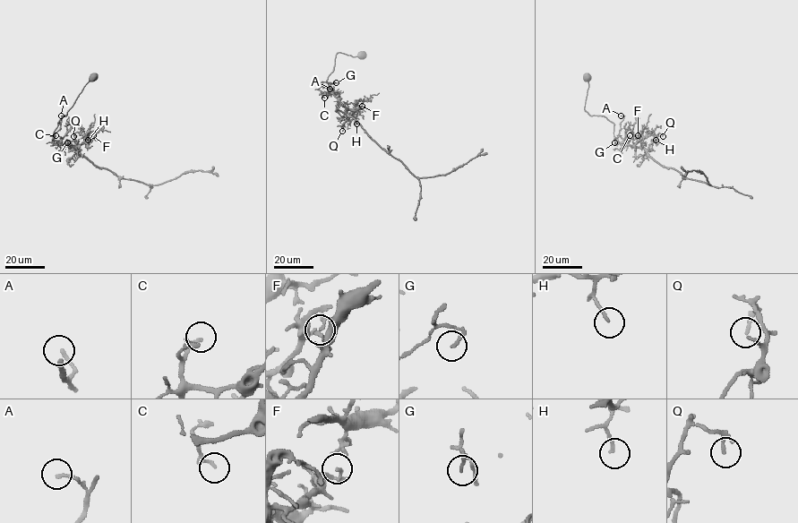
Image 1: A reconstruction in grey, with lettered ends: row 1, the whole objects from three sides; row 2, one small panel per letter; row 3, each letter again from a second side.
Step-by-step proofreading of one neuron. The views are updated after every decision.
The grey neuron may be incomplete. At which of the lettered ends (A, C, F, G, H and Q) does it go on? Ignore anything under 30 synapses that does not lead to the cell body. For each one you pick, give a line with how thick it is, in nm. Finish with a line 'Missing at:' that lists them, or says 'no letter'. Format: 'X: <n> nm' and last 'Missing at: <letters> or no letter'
Missing at: no letter

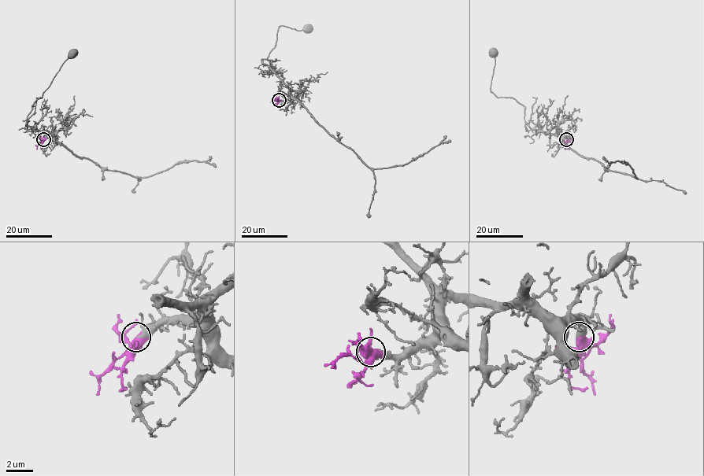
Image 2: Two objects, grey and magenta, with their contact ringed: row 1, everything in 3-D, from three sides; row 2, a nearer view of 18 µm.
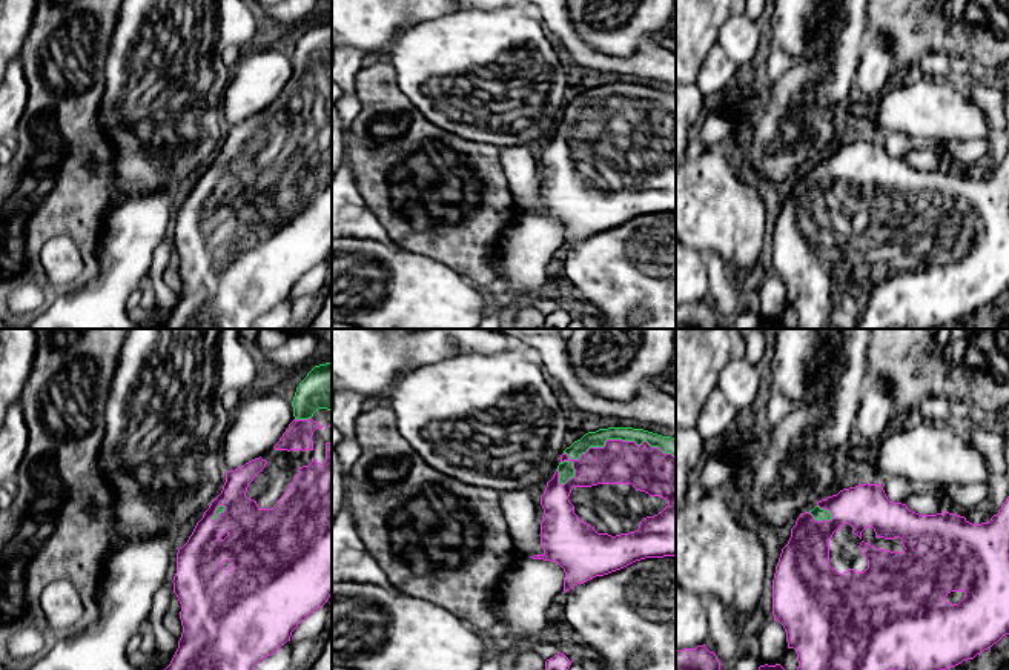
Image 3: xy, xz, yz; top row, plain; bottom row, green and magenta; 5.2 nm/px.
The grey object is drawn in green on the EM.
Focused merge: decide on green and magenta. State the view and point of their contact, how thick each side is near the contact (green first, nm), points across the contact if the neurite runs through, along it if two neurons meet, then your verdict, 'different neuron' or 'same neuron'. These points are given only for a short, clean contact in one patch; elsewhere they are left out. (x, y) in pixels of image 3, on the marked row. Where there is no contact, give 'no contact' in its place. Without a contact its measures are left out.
meets green in xz at (607, 438); 90 nm thick on the green side, 220 nm on the other; same neuron

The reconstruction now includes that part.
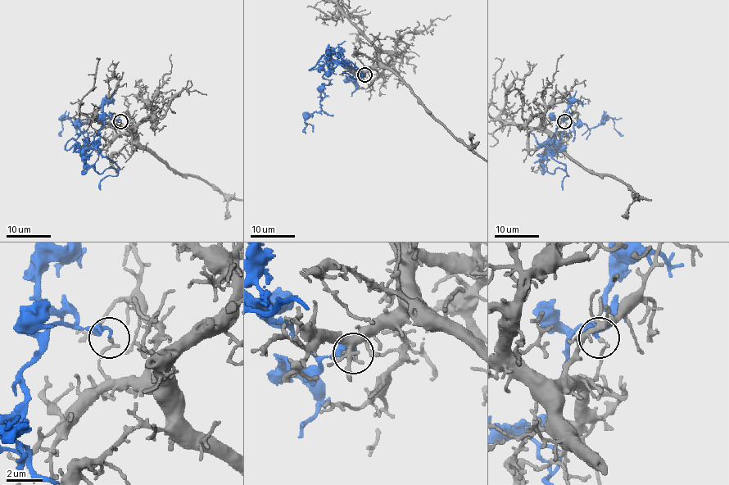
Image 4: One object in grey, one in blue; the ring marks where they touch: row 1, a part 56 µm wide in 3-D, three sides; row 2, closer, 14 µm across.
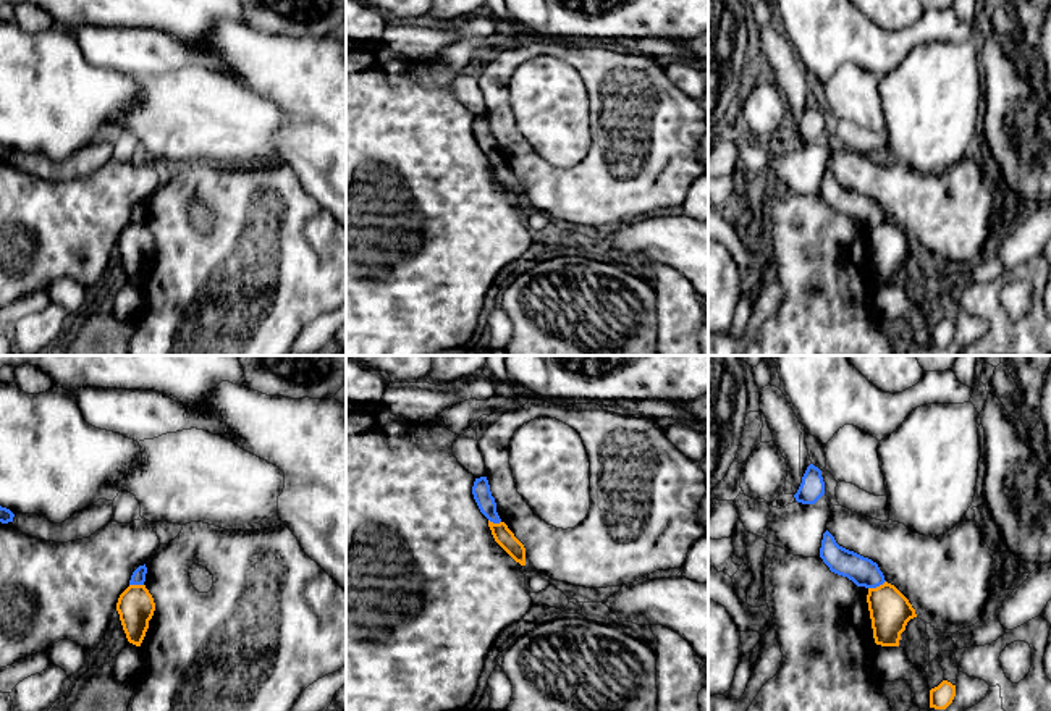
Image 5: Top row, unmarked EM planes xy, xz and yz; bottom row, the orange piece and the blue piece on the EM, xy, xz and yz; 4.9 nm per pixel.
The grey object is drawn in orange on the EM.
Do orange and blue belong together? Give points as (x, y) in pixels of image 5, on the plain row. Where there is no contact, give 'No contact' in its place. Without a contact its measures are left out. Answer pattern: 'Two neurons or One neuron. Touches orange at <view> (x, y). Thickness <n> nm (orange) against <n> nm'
Two neurons. Touches orange at yz (877, 225). Thickness 200 nm (orange) against 140 nm

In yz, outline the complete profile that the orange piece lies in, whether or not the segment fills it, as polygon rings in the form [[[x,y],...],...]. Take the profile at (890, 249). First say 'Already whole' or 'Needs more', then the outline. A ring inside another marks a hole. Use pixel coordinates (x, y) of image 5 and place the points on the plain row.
Already whole. [[[891,221],[868,226],[867,233],[873,276],[881,284],[899,284],[901,271],[917,255],[909,238]]]

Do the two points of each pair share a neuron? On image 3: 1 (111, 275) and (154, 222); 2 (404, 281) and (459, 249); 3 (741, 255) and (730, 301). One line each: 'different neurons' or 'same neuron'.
1: same neuron
2: different neurons
3: different neurons

